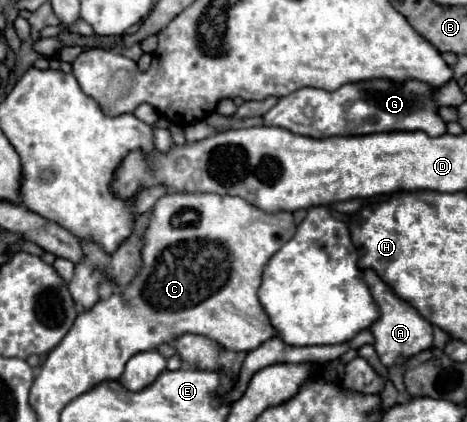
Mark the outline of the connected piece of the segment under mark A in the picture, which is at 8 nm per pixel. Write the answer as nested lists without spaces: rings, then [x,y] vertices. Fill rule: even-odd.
[[[363,270],[363,282],[367,284],[377,308],[379,308],[379,318],[369,326],[373,338],[375,338],[375,350],[383,366],[393,366],[393,364],[403,364],[407,356],[419,354],[421,350],[429,348],[433,344],[433,328],[431,324],[419,316],[419,312],[397,298],[391,288],[373,272],[373,270]]]

